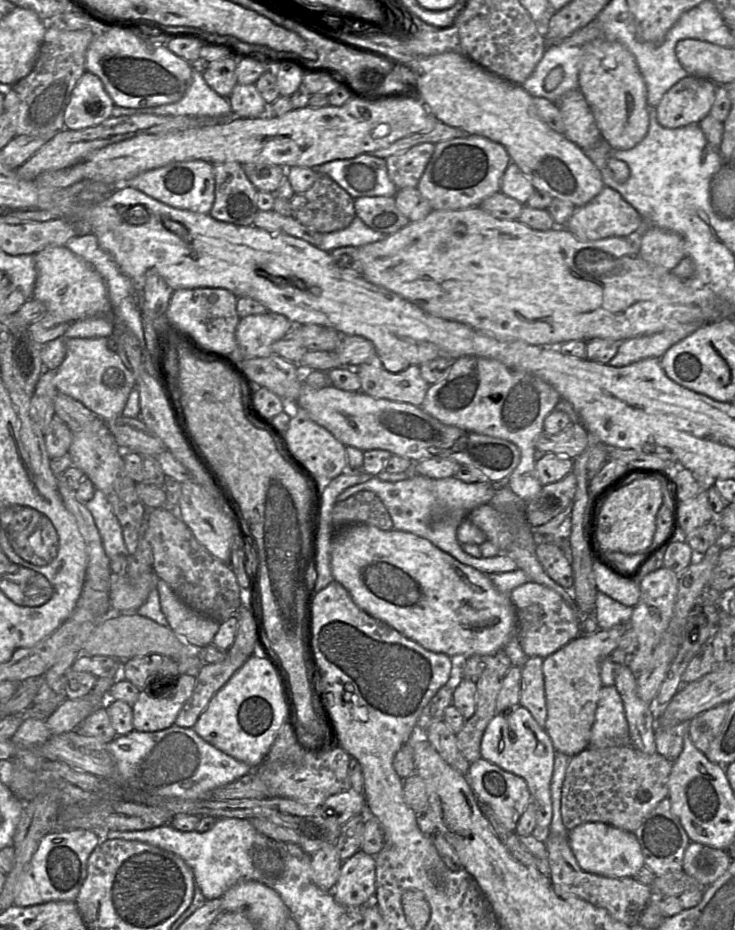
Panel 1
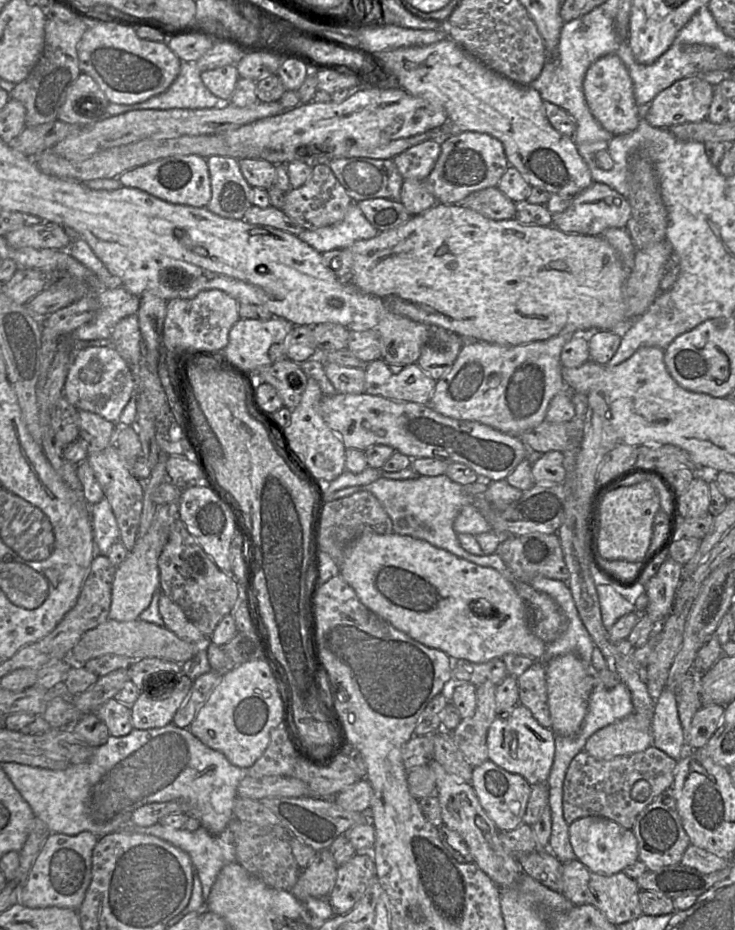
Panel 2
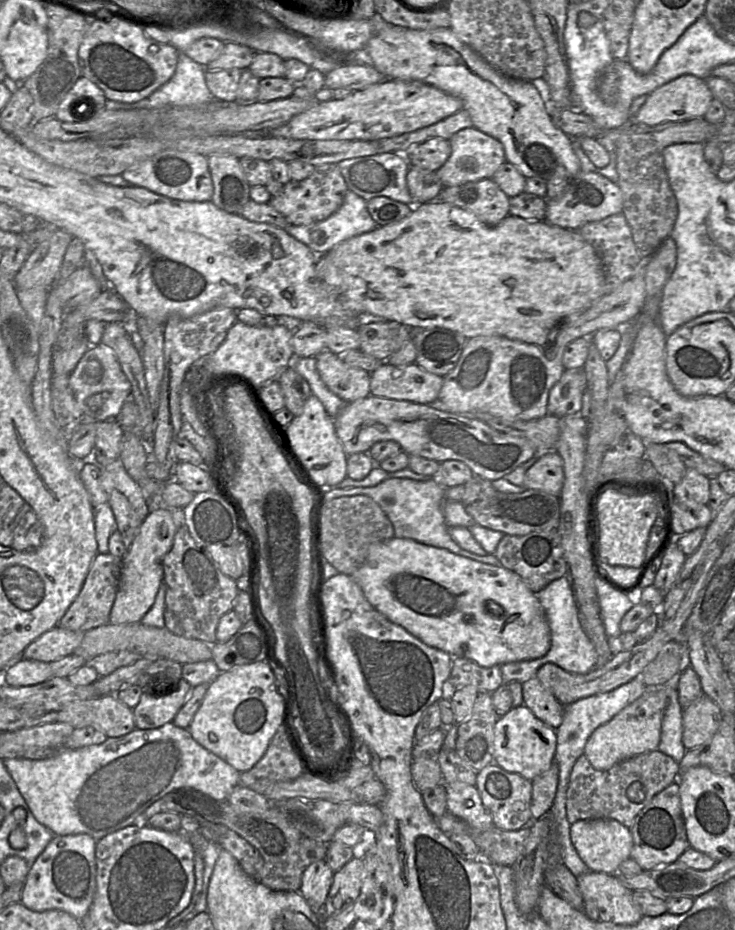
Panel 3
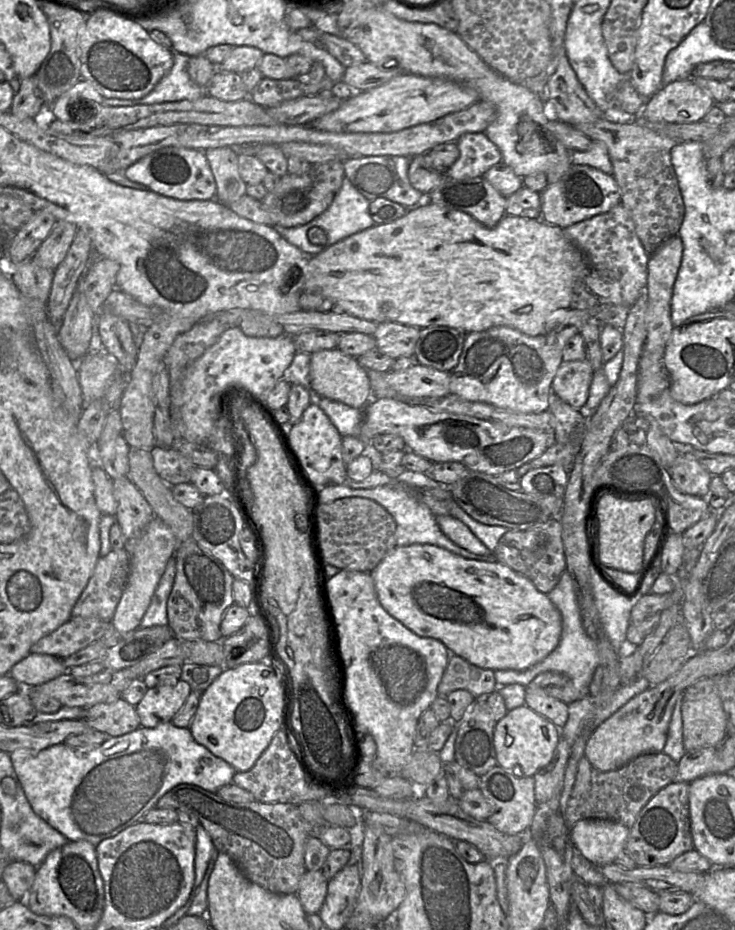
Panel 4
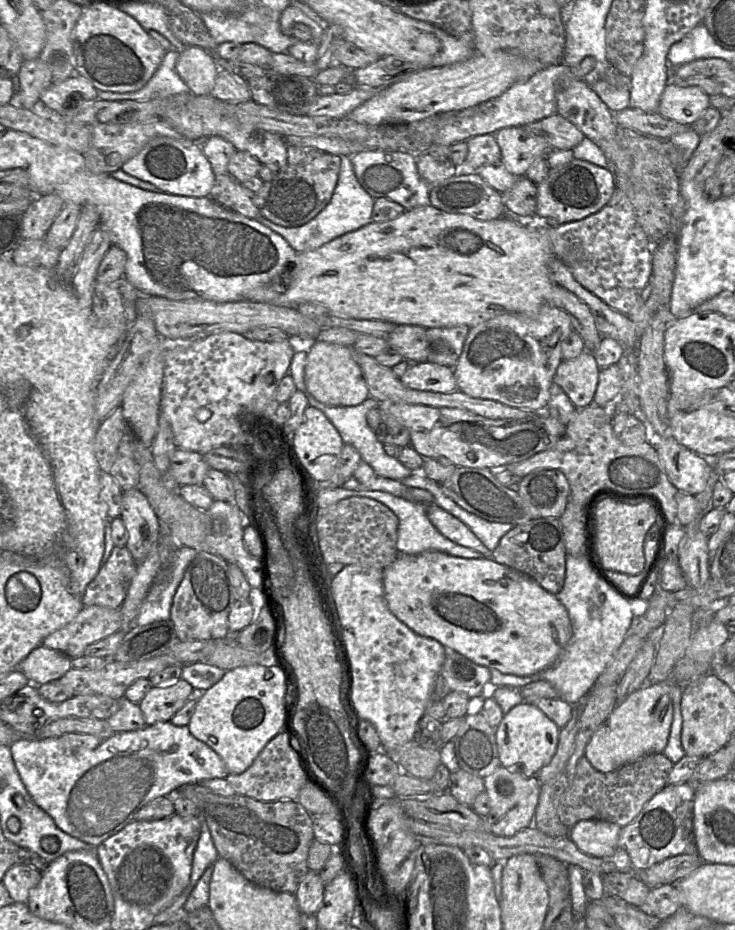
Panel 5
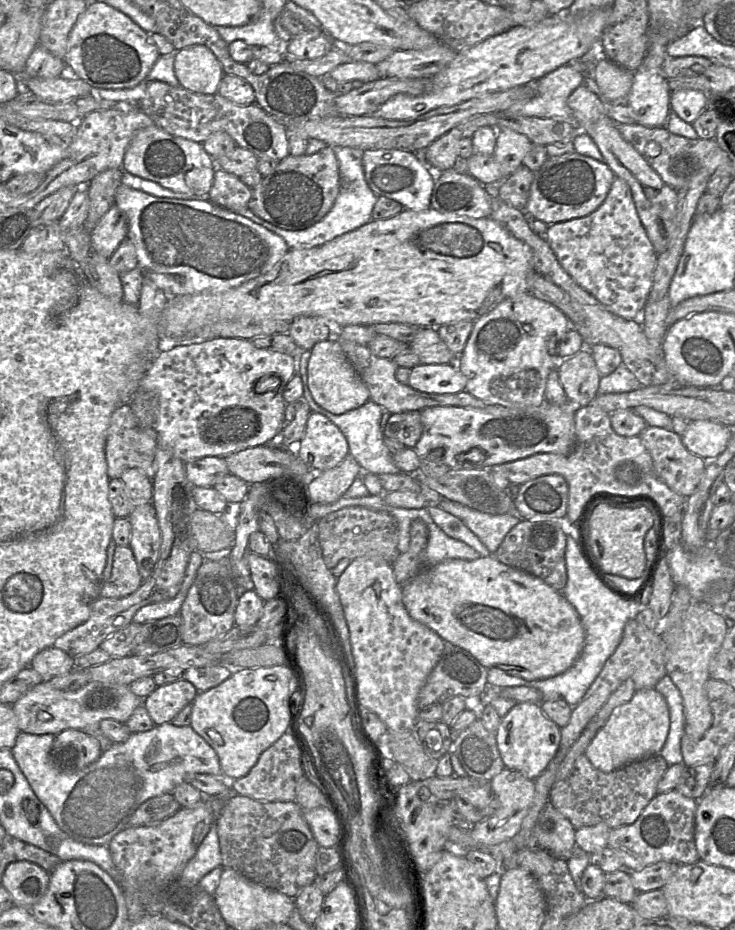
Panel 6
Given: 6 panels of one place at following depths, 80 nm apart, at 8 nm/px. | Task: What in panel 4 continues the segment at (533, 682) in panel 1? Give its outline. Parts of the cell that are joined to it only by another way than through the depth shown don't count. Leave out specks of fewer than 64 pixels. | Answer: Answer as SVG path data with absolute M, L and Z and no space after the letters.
M526 687L525 702L528 707L551 720L557 727L564 726L568 719L568 704L538 688Z

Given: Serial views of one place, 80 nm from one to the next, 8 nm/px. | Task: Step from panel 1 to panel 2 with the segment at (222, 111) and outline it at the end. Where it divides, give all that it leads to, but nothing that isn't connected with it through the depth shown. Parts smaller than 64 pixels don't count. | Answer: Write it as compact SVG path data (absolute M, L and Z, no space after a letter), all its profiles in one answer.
M181 61L181 69L178 77L172 85L163 93L153 96L148 100L135 104L109 103L107 116L117 116L135 110L168 110L168 109L205 109L226 106L229 101L220 100L204 85L201 79L201 72L196 62Z

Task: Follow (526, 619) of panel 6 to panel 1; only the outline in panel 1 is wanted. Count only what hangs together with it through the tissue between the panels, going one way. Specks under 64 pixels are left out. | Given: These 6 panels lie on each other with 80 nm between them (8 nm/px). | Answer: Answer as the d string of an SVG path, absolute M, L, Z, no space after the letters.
M351 524L342 527L335 533L332 539L331 572L333 579L348 591L353 602L361 610L394 628L405 637L419 643L423 648L435 653L443 653L449 657L454 655L463 655L465 657L489 655L504 649L507 643L518 634L518 619L510 594L500 592L493 585L487 574L459 562L448 553L436 547L429 540L409 532L395 529L383 531L369 524Z

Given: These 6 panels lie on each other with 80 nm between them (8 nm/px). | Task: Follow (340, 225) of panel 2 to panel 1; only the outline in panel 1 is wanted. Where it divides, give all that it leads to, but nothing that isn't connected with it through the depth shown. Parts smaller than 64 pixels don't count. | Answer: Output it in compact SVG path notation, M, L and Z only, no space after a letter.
M355 216L346 228L322 233L321 242L317 247L323 251L331 252L345 246L360 247L380 241L385 236L385 234L371 229L359 217Z

